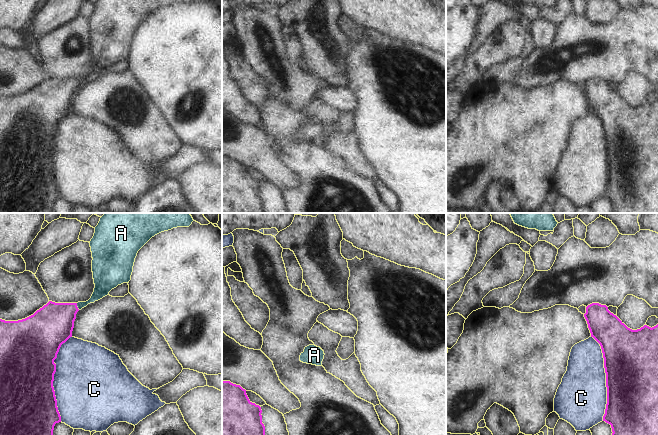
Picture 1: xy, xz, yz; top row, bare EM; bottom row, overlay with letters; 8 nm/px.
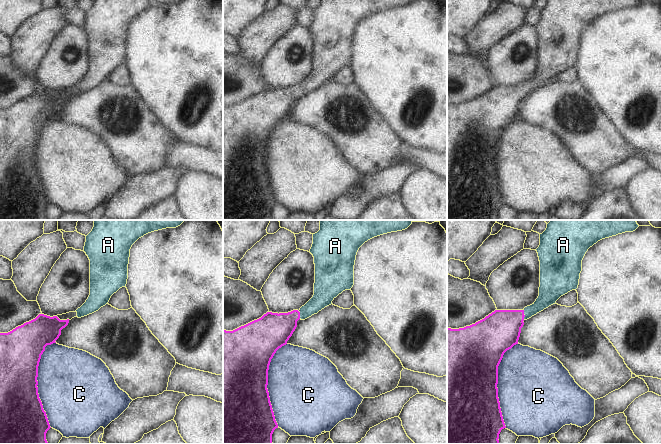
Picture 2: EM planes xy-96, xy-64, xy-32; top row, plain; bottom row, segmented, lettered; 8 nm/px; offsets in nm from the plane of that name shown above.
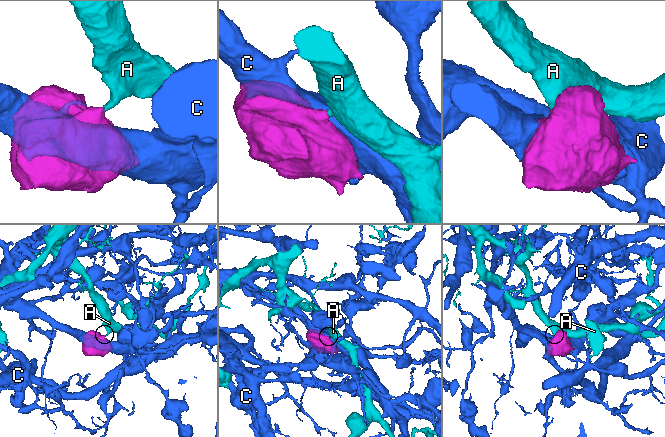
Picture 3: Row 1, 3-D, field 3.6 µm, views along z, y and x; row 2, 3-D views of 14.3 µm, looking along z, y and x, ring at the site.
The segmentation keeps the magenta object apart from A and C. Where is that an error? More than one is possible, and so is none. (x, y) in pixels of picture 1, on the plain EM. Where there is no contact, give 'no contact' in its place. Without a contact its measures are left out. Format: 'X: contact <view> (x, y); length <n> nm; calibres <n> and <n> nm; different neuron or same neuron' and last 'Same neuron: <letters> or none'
A: contact xy (76, 82); length 60 nm; calibres 340 and 120 nm; same neuron
C: contact xy (53, 154); length 700 nm; calibres 440 and 500 nm; different neuron
Same neuron: A

